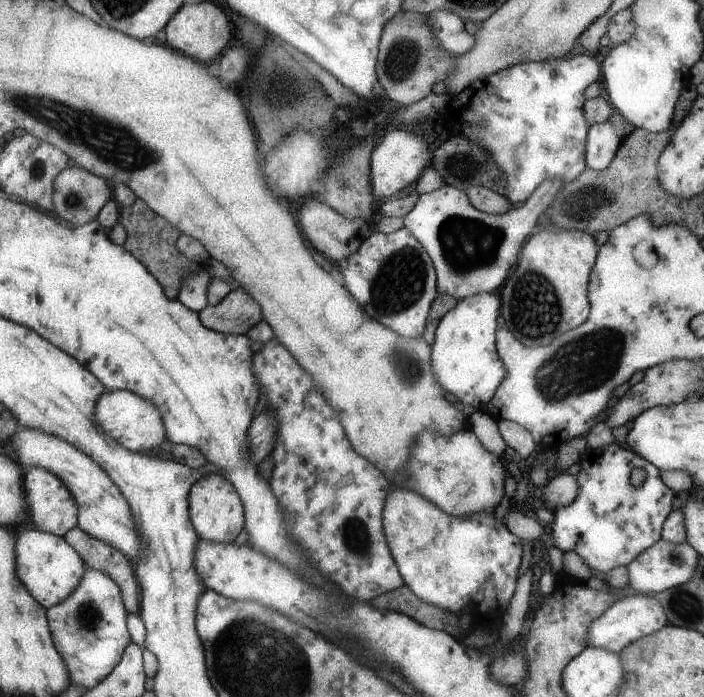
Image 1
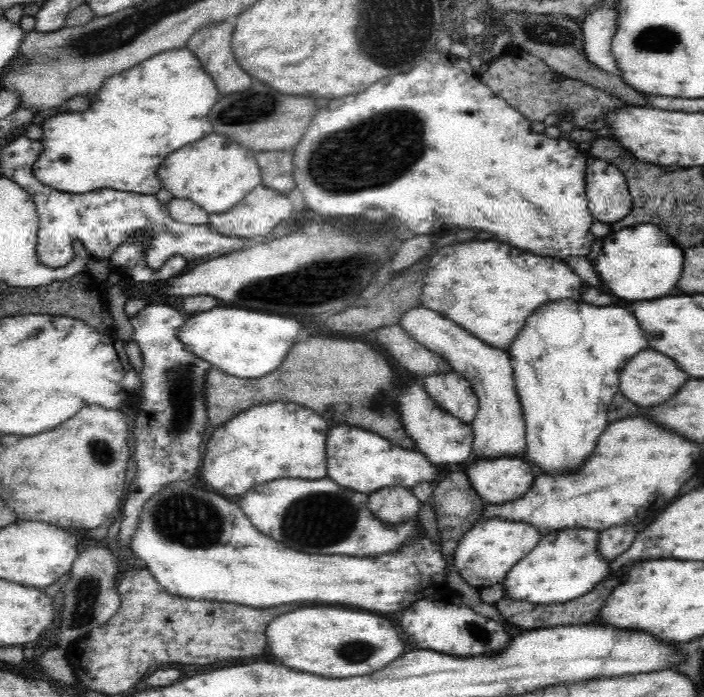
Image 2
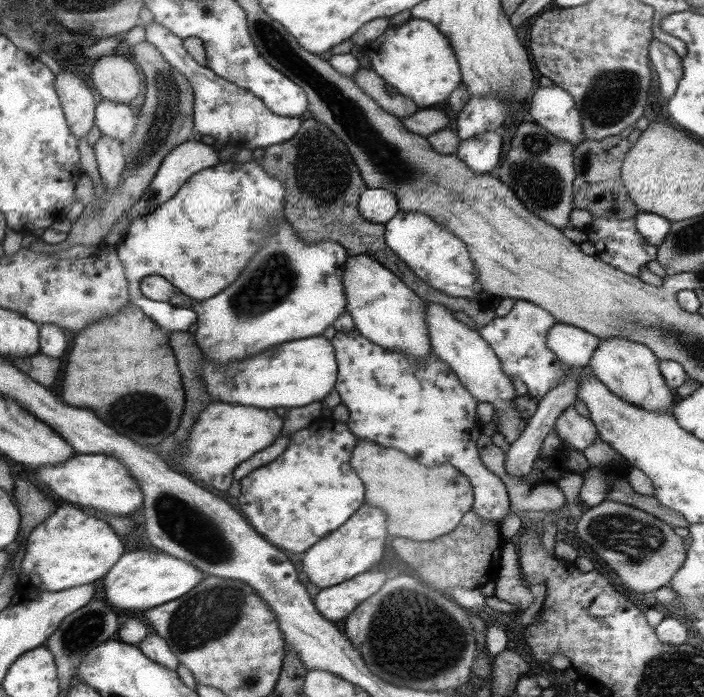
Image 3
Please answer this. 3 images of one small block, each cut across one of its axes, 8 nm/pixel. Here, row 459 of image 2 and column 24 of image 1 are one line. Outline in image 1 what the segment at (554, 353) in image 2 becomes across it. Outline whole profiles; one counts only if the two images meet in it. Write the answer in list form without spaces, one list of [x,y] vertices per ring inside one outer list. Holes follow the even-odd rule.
[[[29,524],[19,530],[15,538],[15,574],[19,574],[19,582],[43,608],[51,608],[71,596],[75,586],[79,586],[85,568],[83,558],[65,538],[41,532]]]

